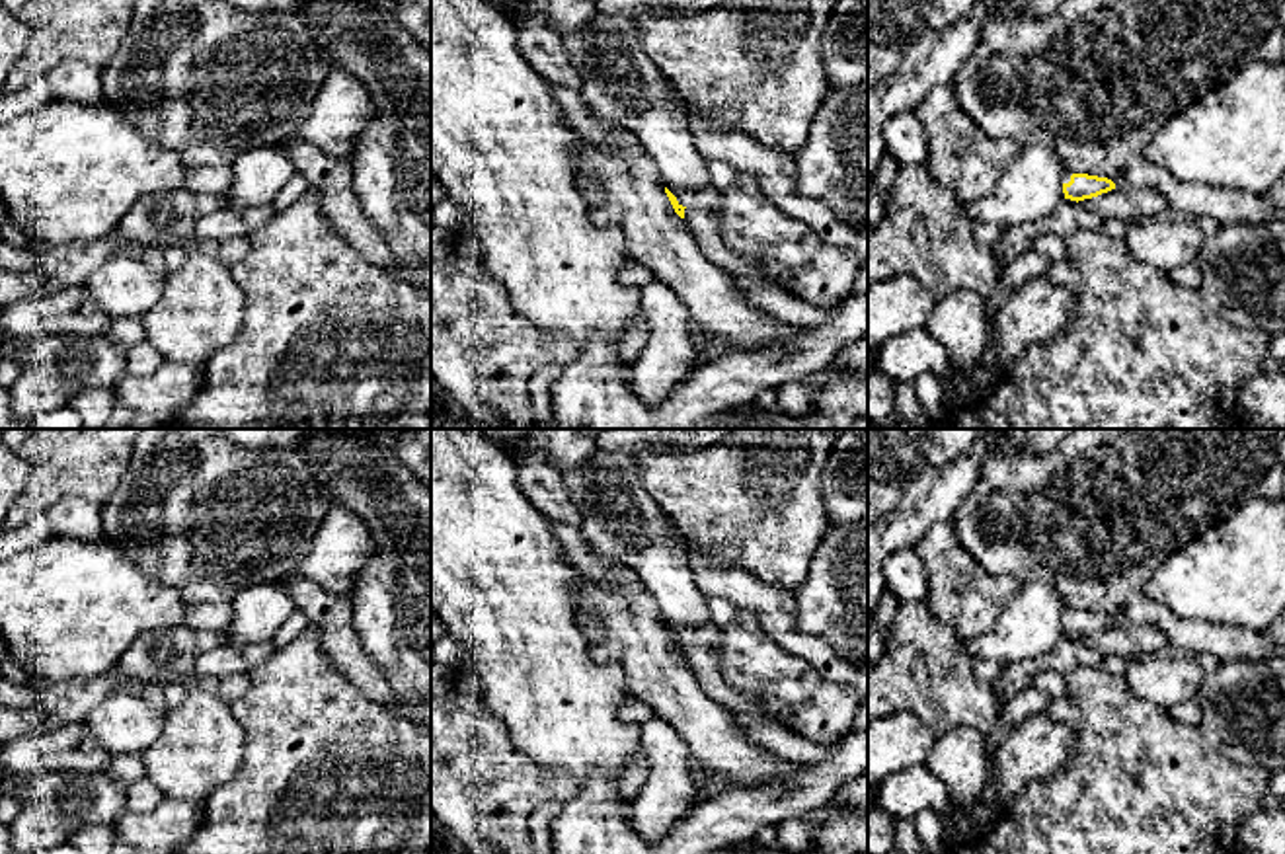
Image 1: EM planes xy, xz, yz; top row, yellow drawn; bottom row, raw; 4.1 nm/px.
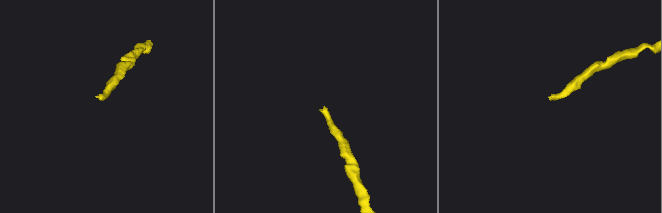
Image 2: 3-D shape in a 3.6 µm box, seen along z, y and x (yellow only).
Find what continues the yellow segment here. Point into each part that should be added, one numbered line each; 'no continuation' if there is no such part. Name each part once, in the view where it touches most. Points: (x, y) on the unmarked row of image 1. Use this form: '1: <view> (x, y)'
no continuation

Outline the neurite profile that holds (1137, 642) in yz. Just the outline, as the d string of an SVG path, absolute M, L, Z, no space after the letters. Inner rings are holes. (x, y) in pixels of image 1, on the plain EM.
M1154 624L1111 626L1092 636L1078 638L1080 645L1096 649L1100 655L1150 659L1168 653L1170 641Z

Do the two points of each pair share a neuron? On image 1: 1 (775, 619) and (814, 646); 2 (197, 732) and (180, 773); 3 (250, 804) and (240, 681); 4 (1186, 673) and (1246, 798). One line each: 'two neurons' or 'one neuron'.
1: one neuron
2: one neuron
3: two neurons
4: two neurons

